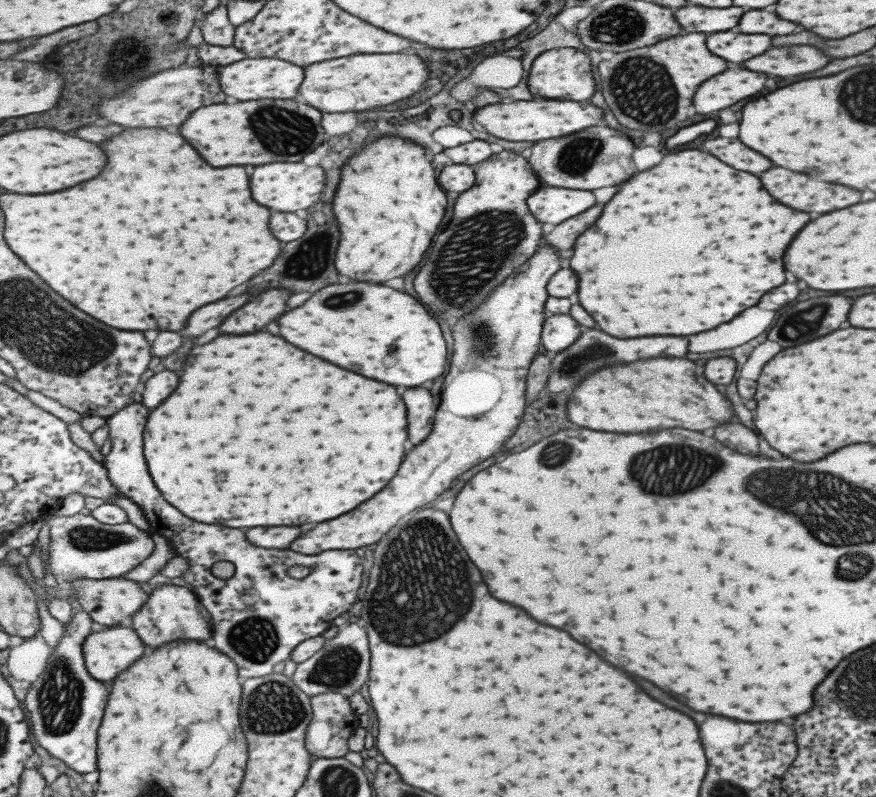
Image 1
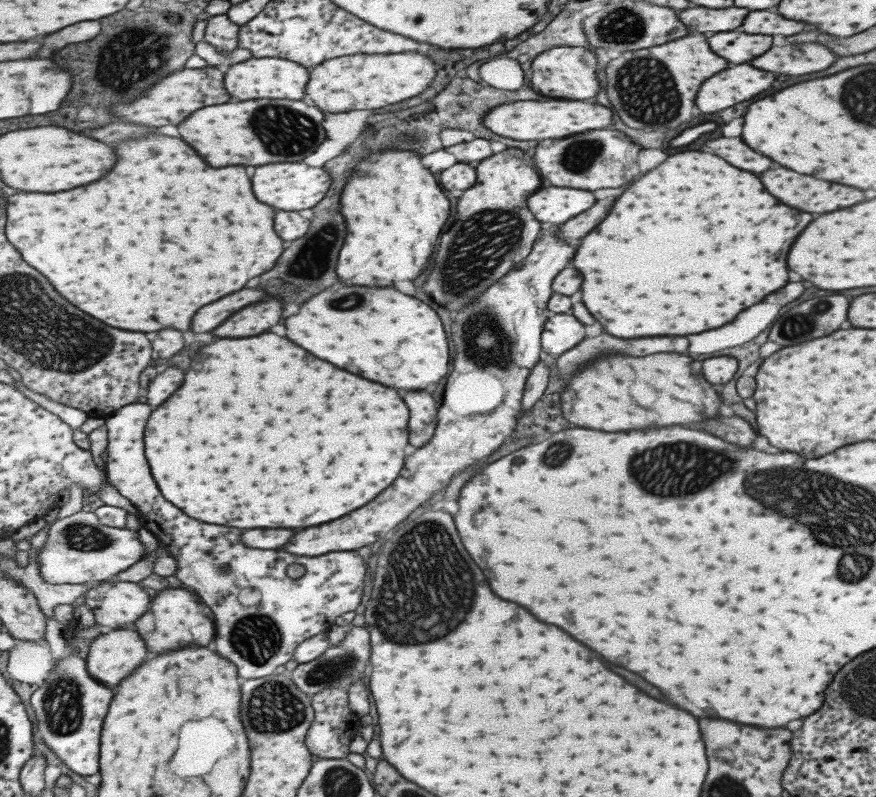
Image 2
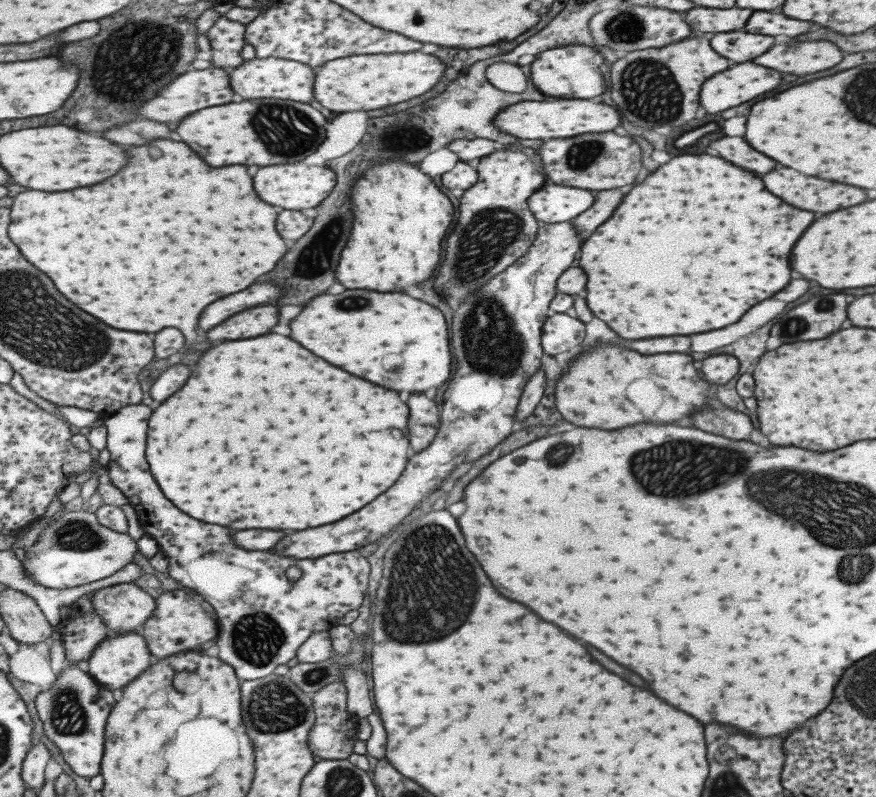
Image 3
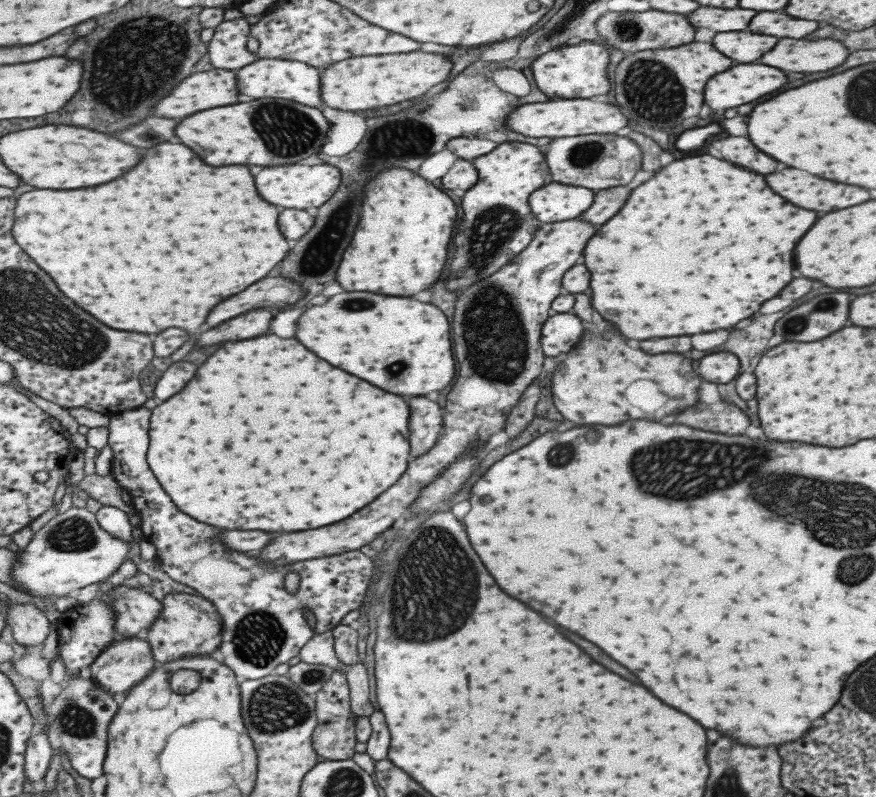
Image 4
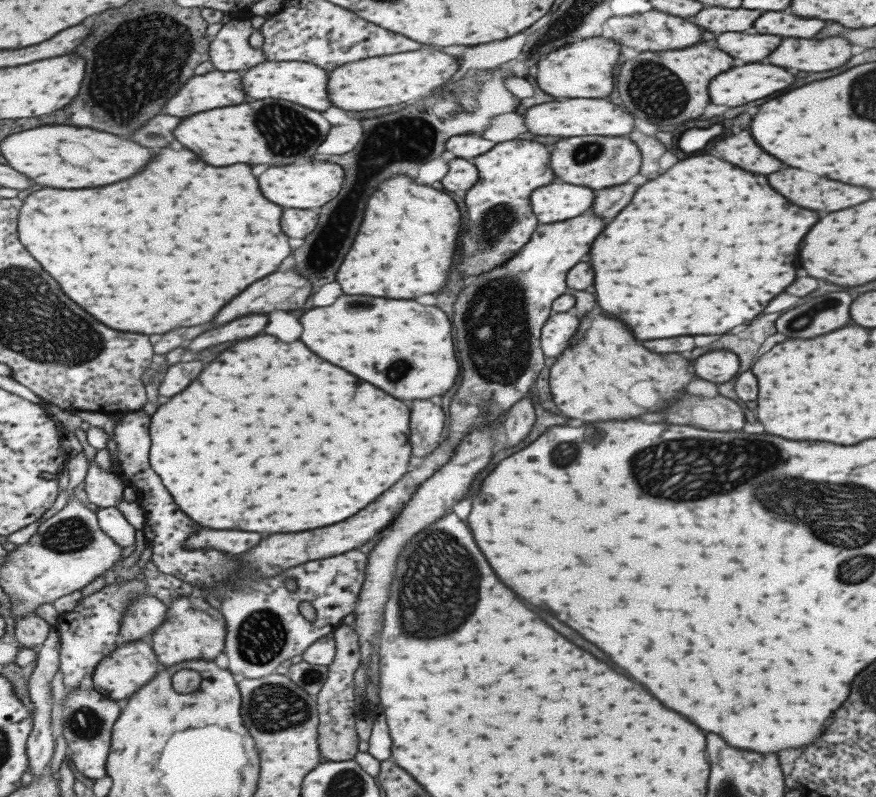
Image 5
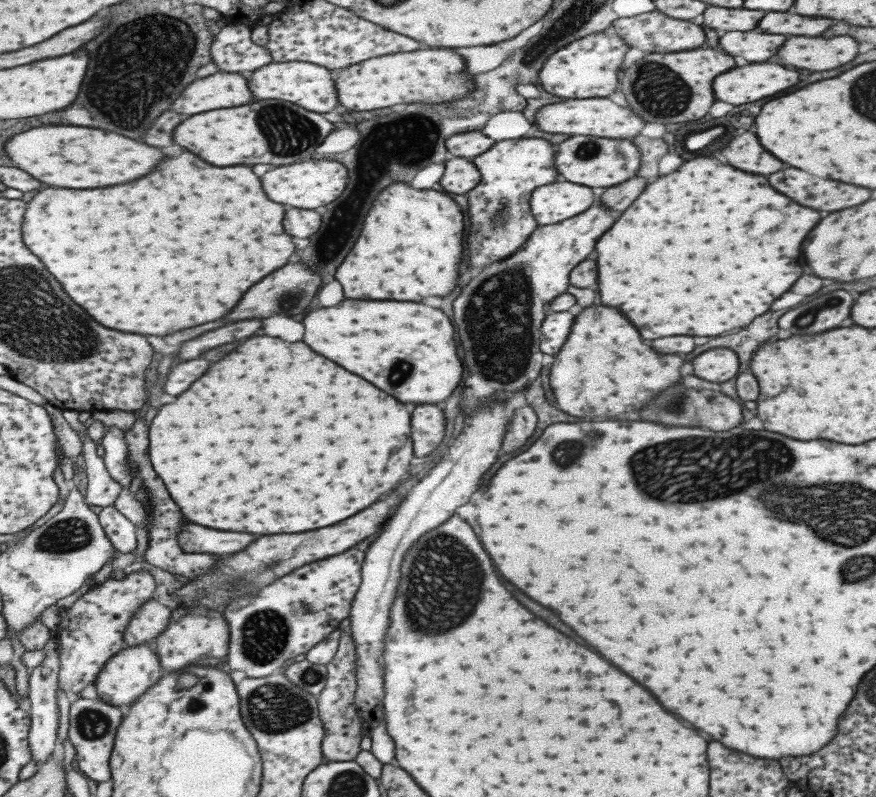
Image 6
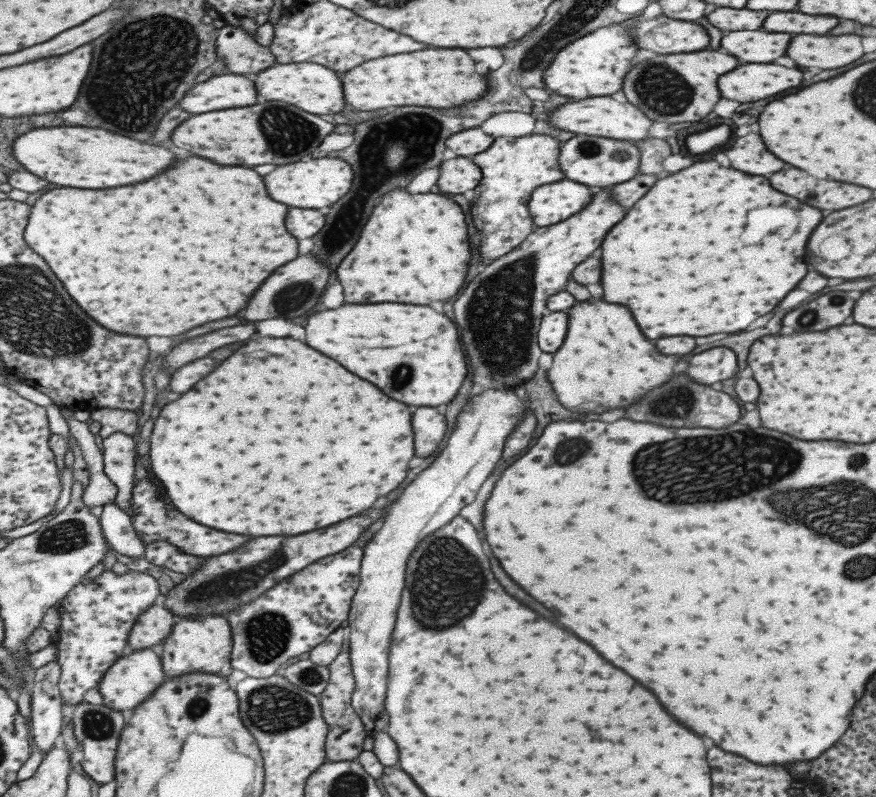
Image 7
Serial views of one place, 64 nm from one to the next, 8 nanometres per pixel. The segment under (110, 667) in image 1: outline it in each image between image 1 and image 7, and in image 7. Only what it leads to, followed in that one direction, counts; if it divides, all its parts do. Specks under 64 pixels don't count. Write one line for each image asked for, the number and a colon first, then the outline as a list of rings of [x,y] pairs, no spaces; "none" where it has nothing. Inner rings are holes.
2: [[[115,630],[103,634],[93,642],[89,652],[89,672],[107,688],[119,688],[121,682],[139,670],[139,664],[147,660],[147,640],[141,632]]]
3: [[[119,634],[117,638],[109,638],[105,644],[101,644],[101,648],[93,654],[93,658],[89,660],[89,674],[97,678],[97,682],[107,690],[117,692],[117,690],[125,690],[125,686],[139,680],[151,664],[153,664],[153,650],[149,648],[149,642],[145,636]]]
4: [[[125,638],[123,642],[115,642],[109,650],[105,650],[105,654],[101,654],[101,658],[91,666],[91,678],[93,682],[115,694],[129,694],[131,690],[135,690],[141,682],[145,682],[149,678],[149,674],[153,674],[153,670],[157,668],[157,656],[153,652],[153,644],[149,640],[139,640],[139,638]]]
5: [[[147,642],[123,644],[119,650],[115,650],[115,654],[111,654],[109,658],[105,658],[101,662],[97,674],[93,676],[95,690],[105,694],[113,702],[131,700],[135,694],[139,694],[145,686],[149,686],[149,682],[153,682],[159,676],[159,672],[163,670],[163,666],[159,666],[159,662],[161,660],[159,660],[155,648],[151,648],[151,644],[147,644]]]
6: [[[137,646],[137,648],[129,648],[123,650],[121,654],[117,654],[107,668],[101,672],[97,686],[99,698],[109,702],[111,706],[135,706],[147,692],[151,686],[157,686],[161,682],[161,678],[165,676],[165,668],[161,668],[161,656],[155,654],[149,646]]]
7: [[[133,650],[131,654],[125,652],[125,656],[105,674],[105,680],[101,682],[101,696],[103,696],[103,704],[117,710],[117,712],[125,712],[125,710],[137,710],[141,708],[159,688],[163,688],[163,684],[167,684],[167,680],[171,680],[165,672],[165,664],[163,664],[163,656],[159,656],[157,652],[149,650]]]

